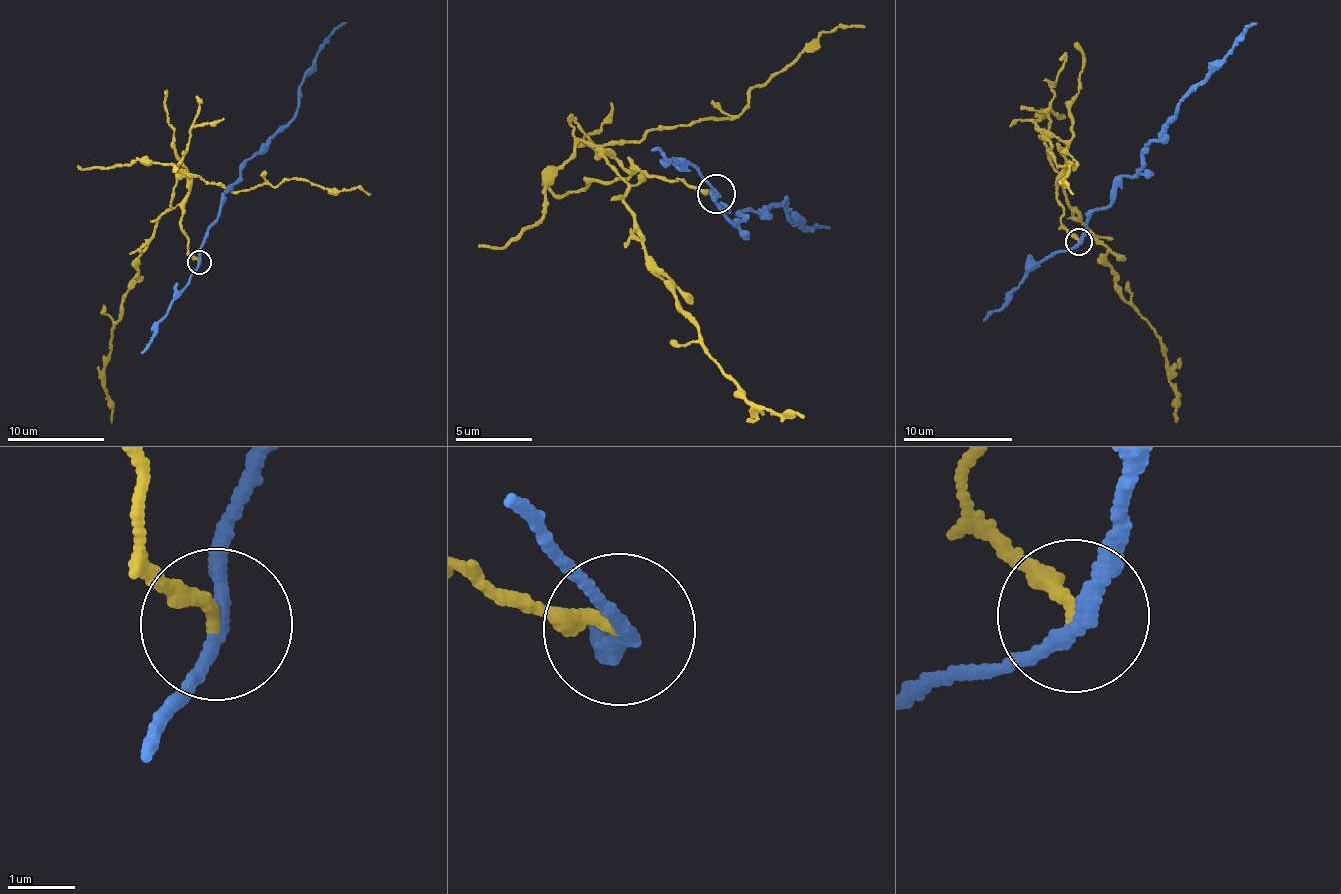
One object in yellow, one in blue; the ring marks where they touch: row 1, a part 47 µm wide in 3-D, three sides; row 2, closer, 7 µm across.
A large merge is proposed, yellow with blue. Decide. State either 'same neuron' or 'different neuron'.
different neuron

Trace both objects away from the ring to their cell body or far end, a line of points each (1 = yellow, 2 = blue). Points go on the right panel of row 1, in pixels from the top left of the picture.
1: (1077, 242), (1061, 221), (1062, 174), (1065, 200), (1107, 248), (1118, 292), (1158, 336), (1176, 423)
2: (1077, 242), (1086, 219), (1112, 199), (1113, 183), (1135, 174), (1146, 145), (1157, 141), (1180, 98), (1255, 23)

